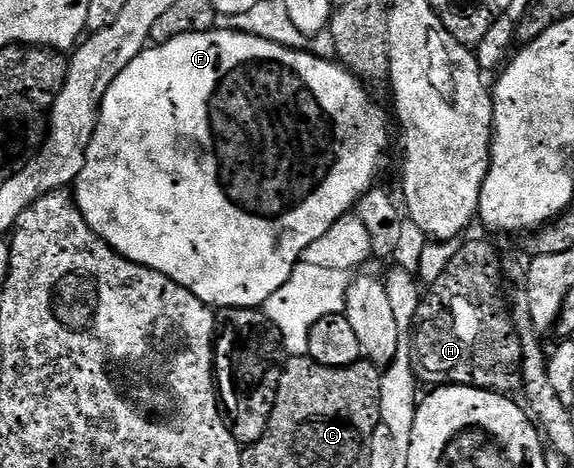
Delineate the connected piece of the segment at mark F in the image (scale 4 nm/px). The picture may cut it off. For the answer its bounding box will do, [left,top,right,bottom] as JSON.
[73,29,387,309]

